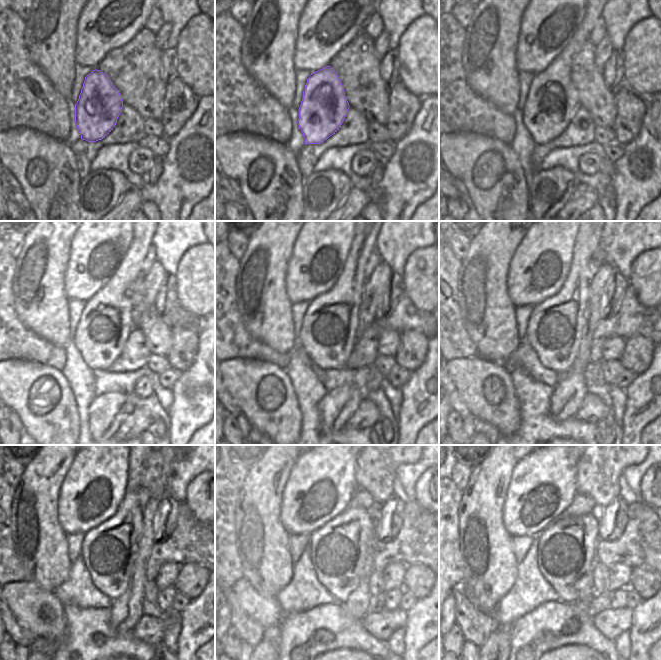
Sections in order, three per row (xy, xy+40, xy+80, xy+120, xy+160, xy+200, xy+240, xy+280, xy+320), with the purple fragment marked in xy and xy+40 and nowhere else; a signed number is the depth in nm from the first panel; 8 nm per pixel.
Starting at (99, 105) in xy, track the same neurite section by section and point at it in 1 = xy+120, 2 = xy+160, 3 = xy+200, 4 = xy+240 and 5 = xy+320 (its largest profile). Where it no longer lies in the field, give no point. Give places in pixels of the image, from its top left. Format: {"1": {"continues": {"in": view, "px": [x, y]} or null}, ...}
{"1": {"continues": {"in": "xy+120", "px": [106, 322]}}, "2": {"continues": {"in": "xy+160", "px": [329, 332]}}, "3": {"continues": {"in": "xy+200", "px": [555, 329]}}, "4": {"continues": {"in": "xy+240", "px": [109, 551]}}, "5": {"continues": {"in": "xy+320", "px": [566, 549]}}}

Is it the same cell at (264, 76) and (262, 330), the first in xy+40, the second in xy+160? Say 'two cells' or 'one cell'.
one cell

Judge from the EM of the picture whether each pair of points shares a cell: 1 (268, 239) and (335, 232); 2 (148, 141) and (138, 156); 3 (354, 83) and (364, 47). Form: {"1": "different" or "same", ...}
{"1": "different", "2": "different", "3": "same"}

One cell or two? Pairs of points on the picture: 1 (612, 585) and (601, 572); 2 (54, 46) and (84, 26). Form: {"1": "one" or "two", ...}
{"1": "two", "2": "two"}

